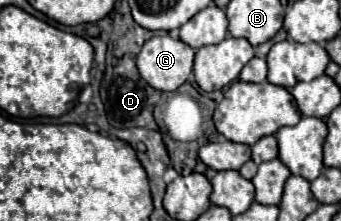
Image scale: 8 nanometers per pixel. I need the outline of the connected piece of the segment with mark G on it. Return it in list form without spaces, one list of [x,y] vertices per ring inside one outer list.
[[[154,36],[136,56],[140,76],[160,92],[174,92],[192,74],[194,50],[178,38]]]

